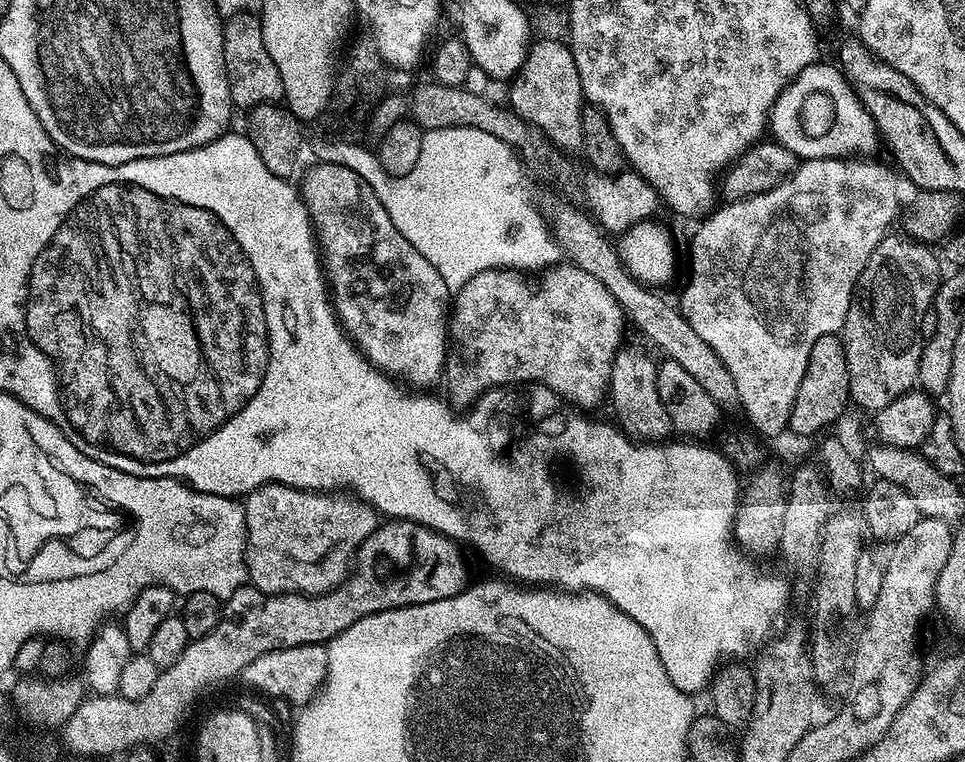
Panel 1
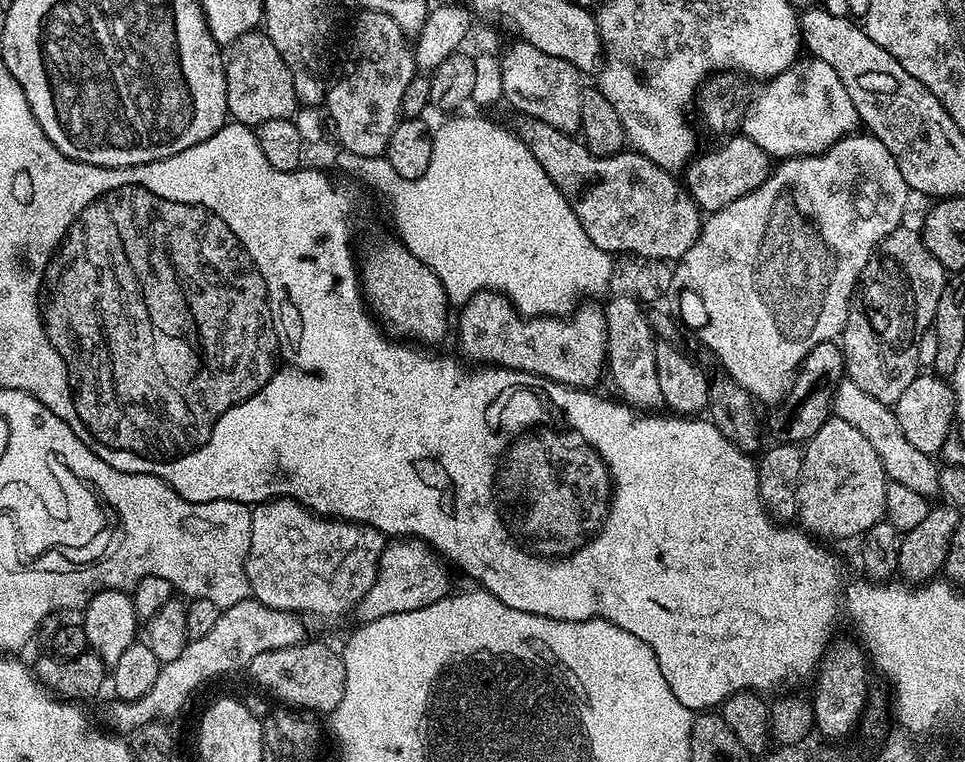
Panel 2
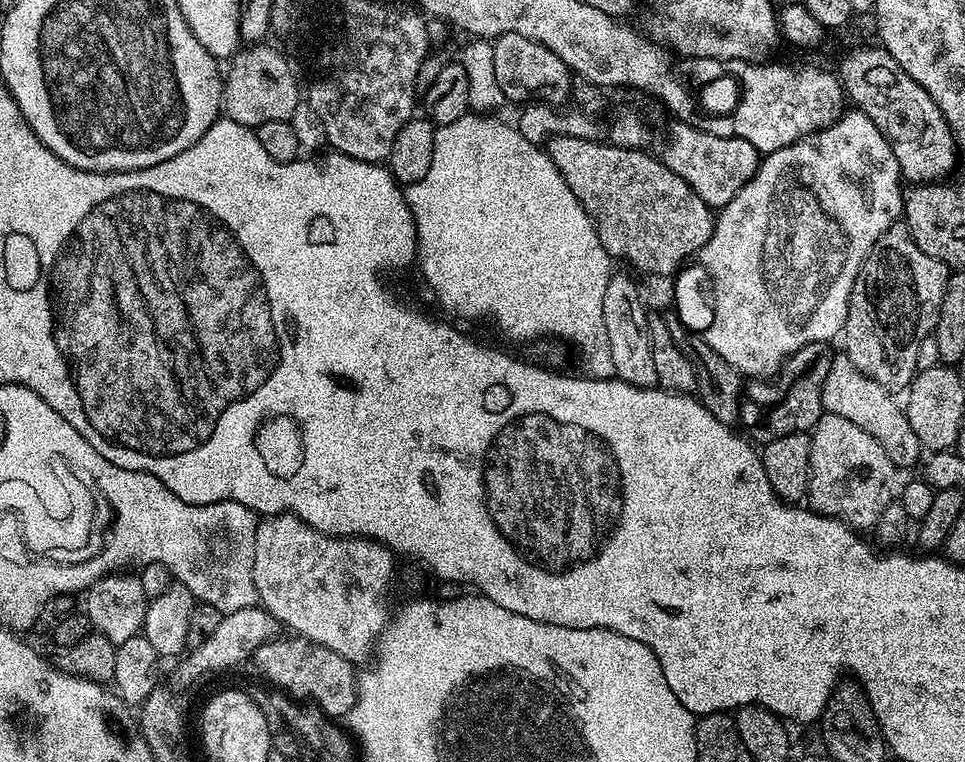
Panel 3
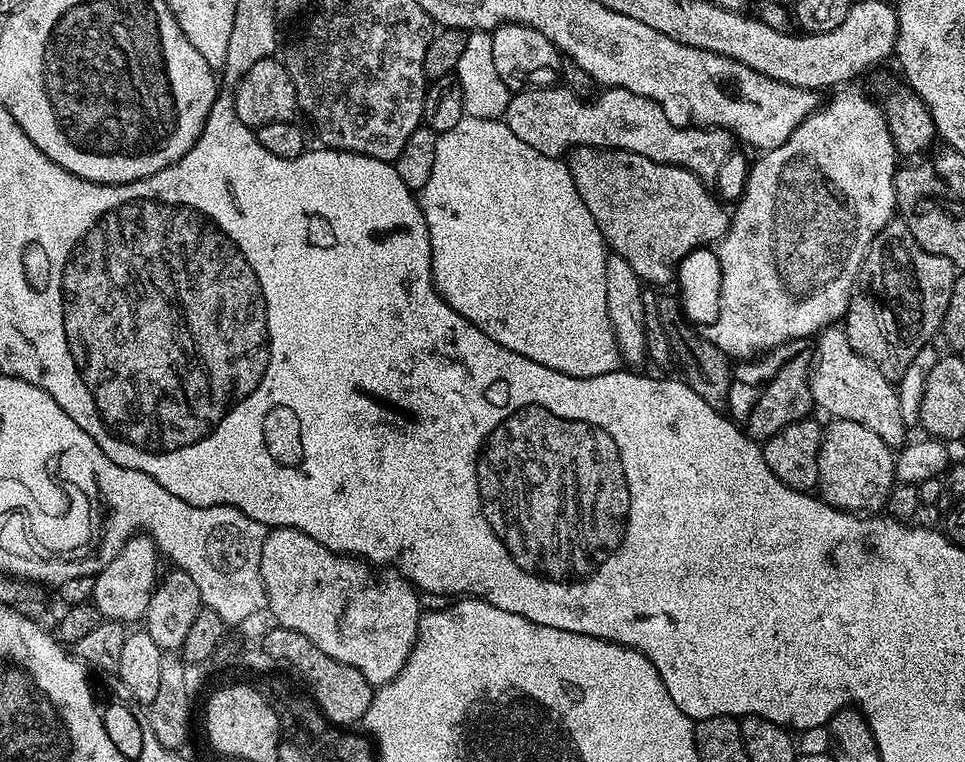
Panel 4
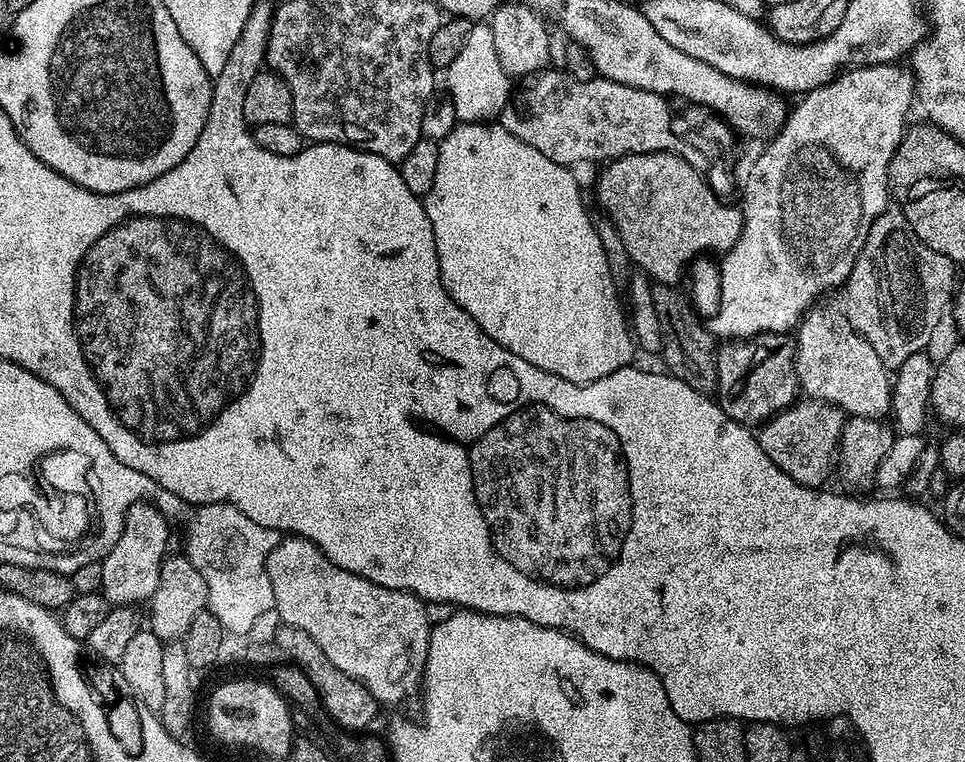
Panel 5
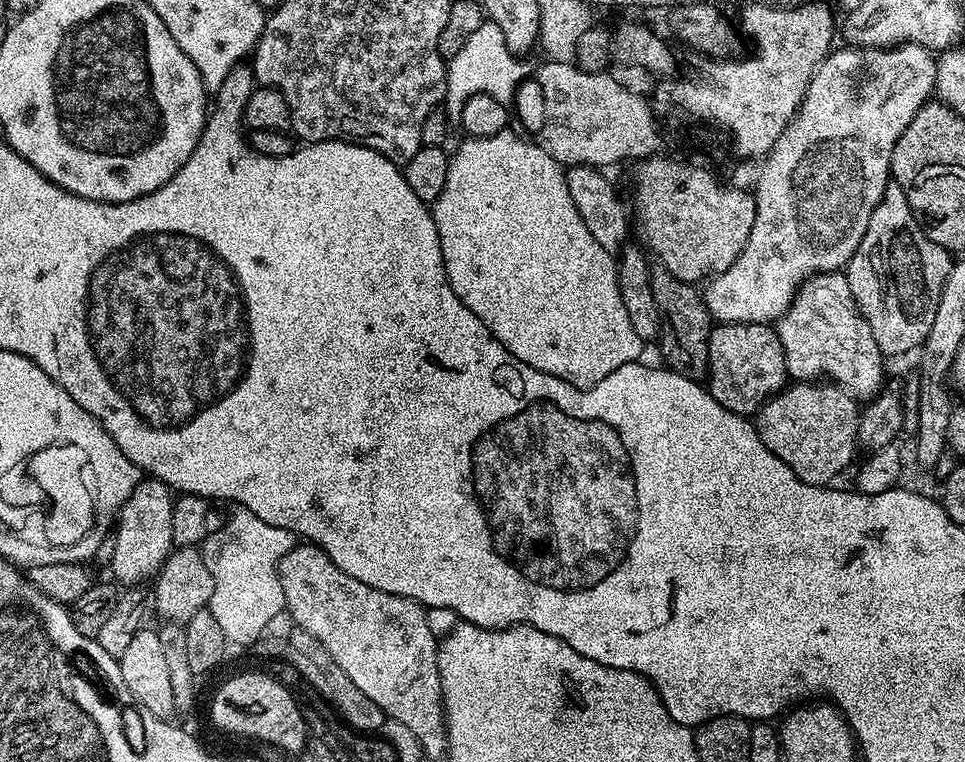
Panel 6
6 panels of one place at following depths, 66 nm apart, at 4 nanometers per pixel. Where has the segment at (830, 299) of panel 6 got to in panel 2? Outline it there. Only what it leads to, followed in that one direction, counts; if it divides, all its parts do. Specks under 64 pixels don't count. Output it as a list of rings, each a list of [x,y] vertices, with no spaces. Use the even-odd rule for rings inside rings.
[[[845,378],[836,385],[836,390],[832,393],[832,412],[842,418],[842,422],[850,422],[850,426],[862,430],[866,442],[870,442],[870,446],[878,450],[878,458],[882,458],[882,466],[889,481],[908,486],[927,498],[941,495],[938,464],[932,461],[935,459],[929,453],[918,450],[907,440],[906,434],[902,434],[902,426],[898,426],[896,413],[889,405],[878,402],[878,398],[870,398],[870,394],[862,390],[862,386]]]

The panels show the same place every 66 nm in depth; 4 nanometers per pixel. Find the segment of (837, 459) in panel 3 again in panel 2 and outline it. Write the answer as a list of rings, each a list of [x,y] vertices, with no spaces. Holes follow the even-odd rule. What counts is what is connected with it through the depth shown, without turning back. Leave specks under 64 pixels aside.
[[[835,414],[829,415],[828,420],[803,445],[804,461],[801,463],[800,485],[796,488],[796,506],[798,520],[809,533],[821,532],[824,536],[856,536],[861,535],[862,529],[869,529],[883,521],[886,516],[887,486],[890,483],[884,472],[882,458],[878,458],[878,450],[866,442],[862,430],[850,426],[850,422],[842,422]],[[864,512],[864,520],[859,516]],[[804,524],[805,525],[804,525]],[[864,524],[864,525],[863,525]],[[861,527],[861,528],[860,528]]]

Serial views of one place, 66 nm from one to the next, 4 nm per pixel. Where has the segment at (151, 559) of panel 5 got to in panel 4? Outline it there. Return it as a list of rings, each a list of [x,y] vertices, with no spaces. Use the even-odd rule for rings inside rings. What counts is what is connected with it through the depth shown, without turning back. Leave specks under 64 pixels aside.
[[[137,534],[129,538],[120,553],[102,571],[97,572],[91,581],[90,600],[96,605],[101,617],[123,624],[137,623],[143,619],[150,606],[152,591],[158,583],[156,560],[158,561],[158,549],[151,536]]]

